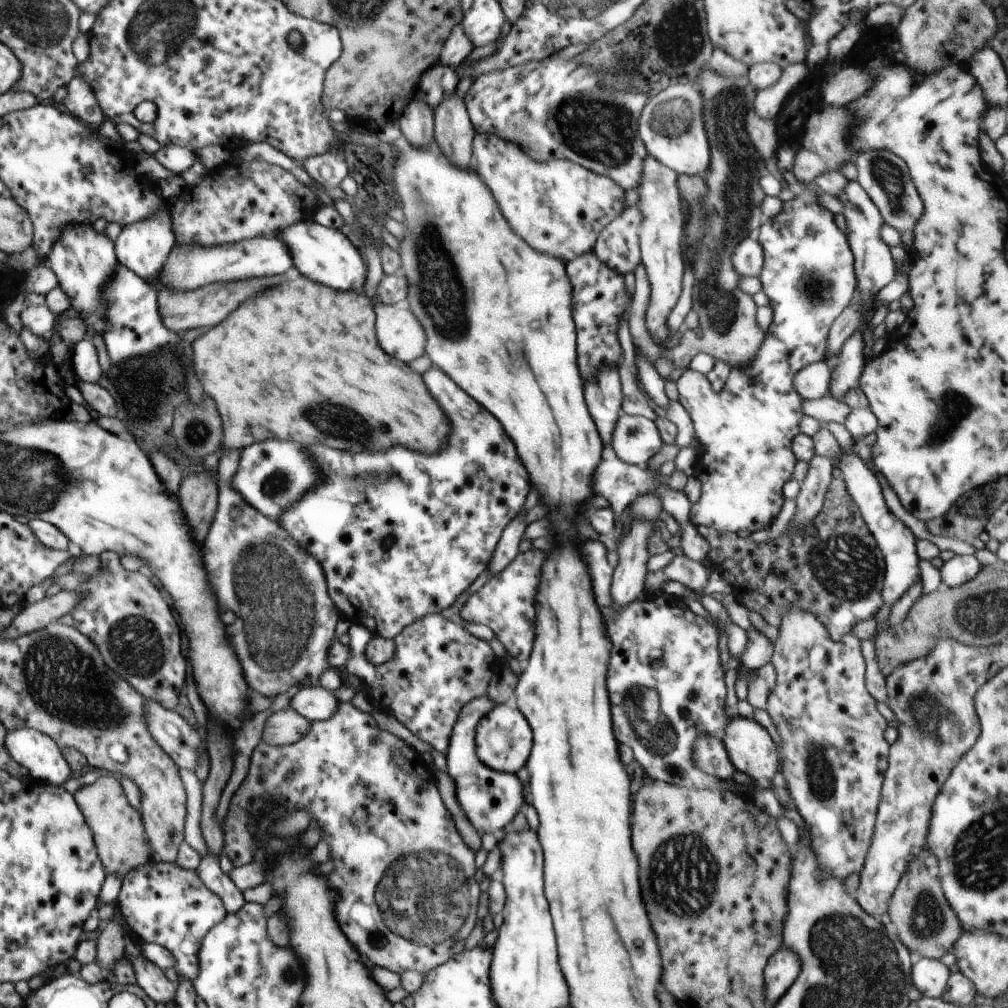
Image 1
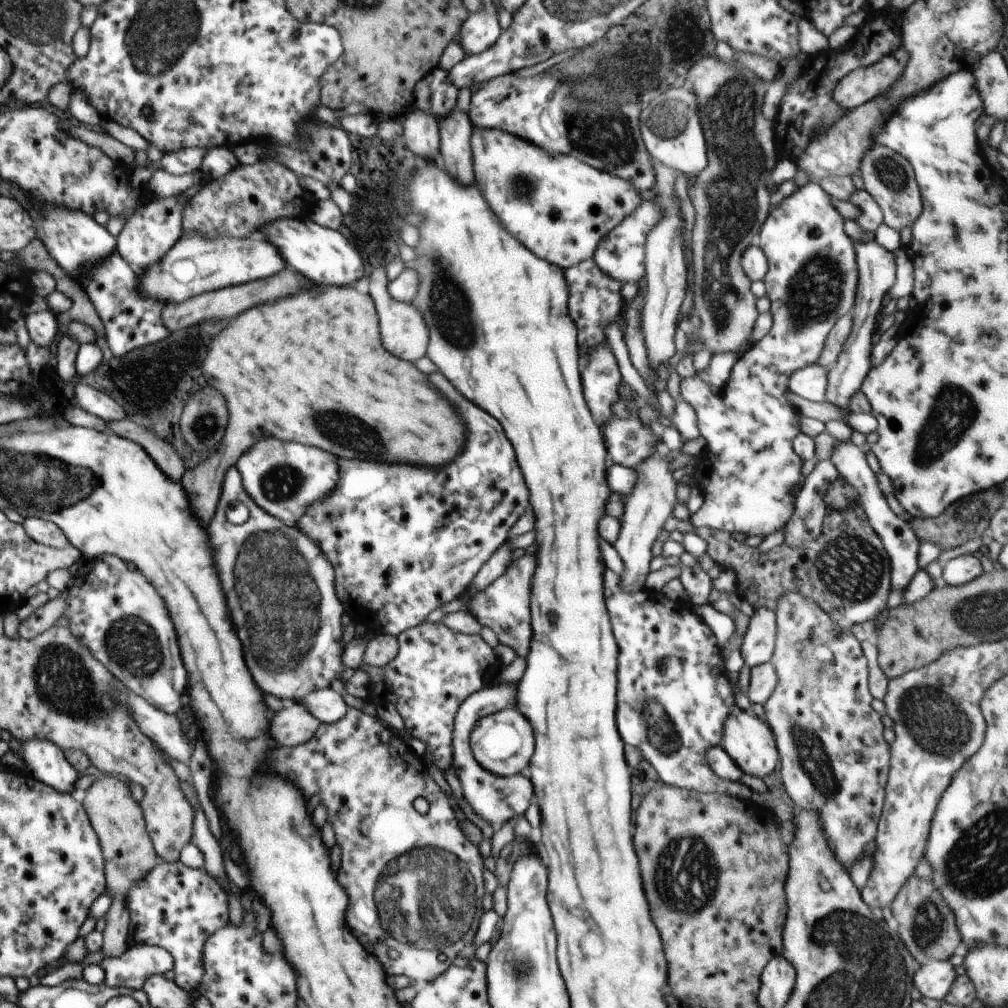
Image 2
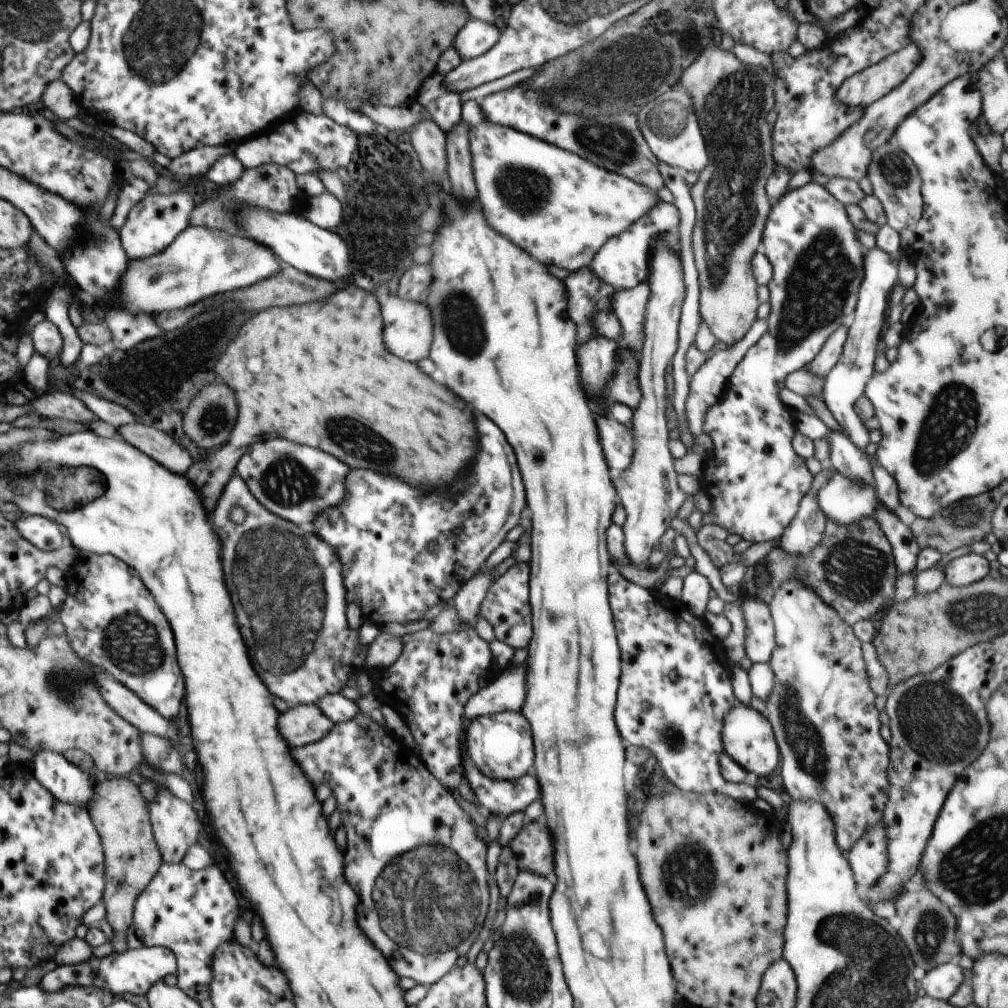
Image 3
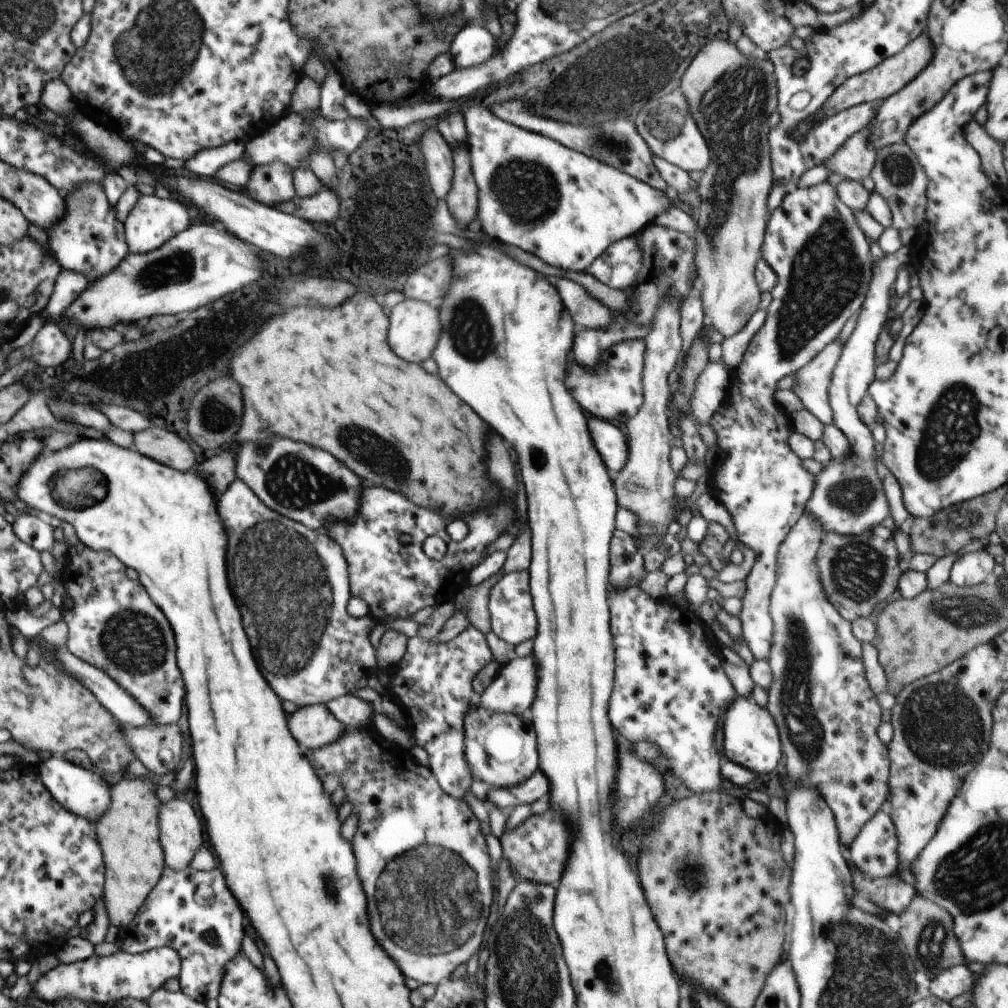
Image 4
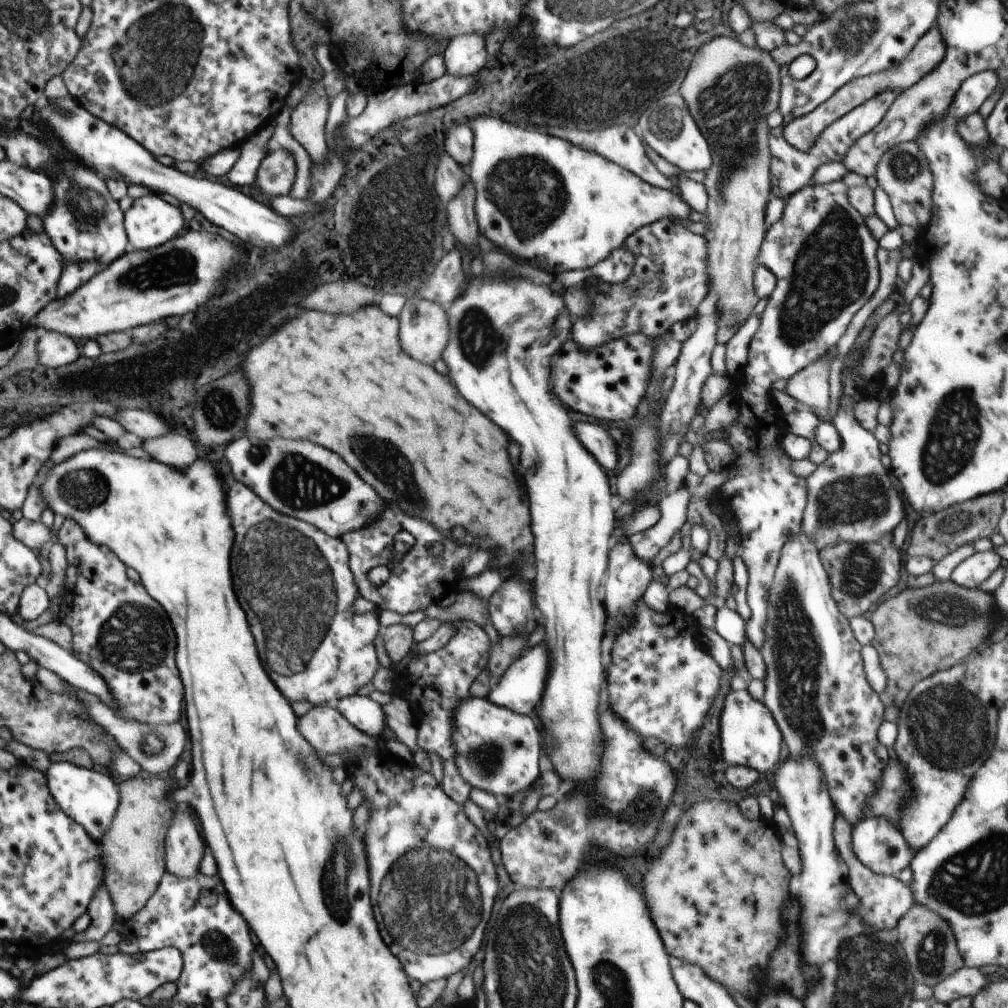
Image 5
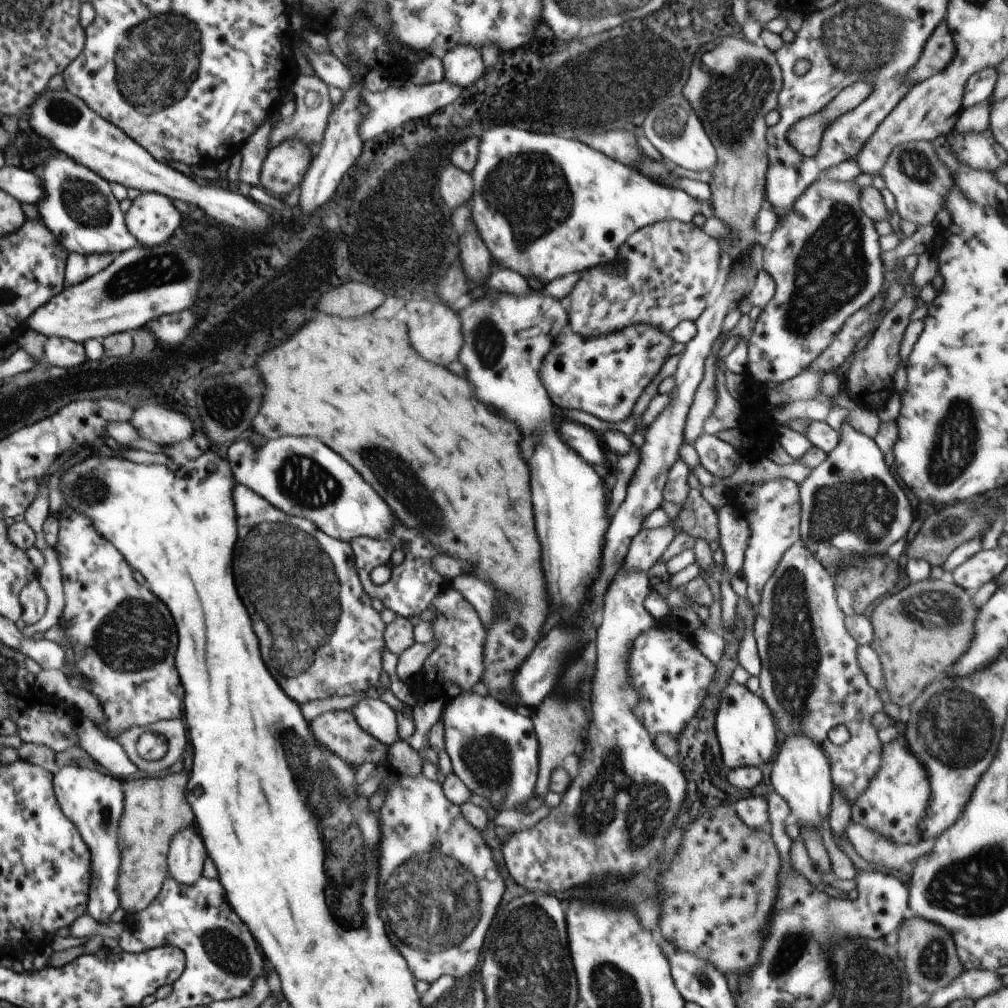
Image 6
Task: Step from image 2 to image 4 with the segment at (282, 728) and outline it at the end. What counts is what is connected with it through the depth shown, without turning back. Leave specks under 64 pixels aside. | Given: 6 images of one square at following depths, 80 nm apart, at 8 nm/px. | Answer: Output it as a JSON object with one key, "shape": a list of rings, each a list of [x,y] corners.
{"shape":[[[325,704],[300,707],[297,712],[290,714],[288,726],[298,744],[308,751],[336,742],[348,728]]]}

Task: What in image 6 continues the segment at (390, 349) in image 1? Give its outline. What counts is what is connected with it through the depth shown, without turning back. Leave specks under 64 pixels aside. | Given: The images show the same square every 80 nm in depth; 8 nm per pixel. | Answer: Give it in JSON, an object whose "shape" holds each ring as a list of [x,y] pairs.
{"shape":[[[428,300],[408,302],[406,310],[408,310],[408,336],[410,336],[416,352],[434,364],[448,366],[448,364],[456,362],[460,348],[464,344],[460,317],[454,314],[448,306],[442,306],[438,302],[428,302]]]}

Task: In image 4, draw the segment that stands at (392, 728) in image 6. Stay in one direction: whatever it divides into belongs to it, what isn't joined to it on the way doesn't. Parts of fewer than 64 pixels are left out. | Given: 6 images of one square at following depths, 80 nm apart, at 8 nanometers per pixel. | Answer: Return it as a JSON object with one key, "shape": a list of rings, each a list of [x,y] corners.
{"shape":[[[353,693],[332,699],[325,704],[328,710],[347,727],[364,727],[373,722],[376,708],[371,702],[356,697]]]}

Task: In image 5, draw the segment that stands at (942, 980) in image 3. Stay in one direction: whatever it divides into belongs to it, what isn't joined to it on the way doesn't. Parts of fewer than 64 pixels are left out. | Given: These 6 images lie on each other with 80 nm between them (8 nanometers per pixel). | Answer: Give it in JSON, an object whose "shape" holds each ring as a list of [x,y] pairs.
{"shape":[[[962,967],[951,974],[945,981],[933,988],[933,997],[942,1004],[962,997],[974,998],[981,990],[989,985],[989,979],[984,972],[976,967]]]}

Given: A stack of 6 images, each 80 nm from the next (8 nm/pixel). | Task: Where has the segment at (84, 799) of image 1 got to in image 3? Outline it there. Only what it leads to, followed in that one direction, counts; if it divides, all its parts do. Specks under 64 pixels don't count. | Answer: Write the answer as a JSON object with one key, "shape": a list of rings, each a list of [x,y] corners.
{"shape":[[[126,776],[106,777],[101,783],[96,784],[95,789],[95,796],[87,807],[87,811],[99,832],[105,856],[105,891],[102,902],[105,908],[105,918],[113,928],[114,938],[110,942],[114,951],[122,952],[127,948],[125,931],[133,923],[137,896],[140,896],[140,893],[156,876],[163,863],[163,856],[153,835],[148,808],[149,802],[142,796],[138,785],[127,779]]]}

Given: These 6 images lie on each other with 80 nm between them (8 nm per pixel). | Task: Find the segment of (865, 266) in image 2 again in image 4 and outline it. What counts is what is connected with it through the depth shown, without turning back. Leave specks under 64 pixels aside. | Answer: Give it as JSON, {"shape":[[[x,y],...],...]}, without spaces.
{"shape":[[[904,250],[888,254],[878,264],[873,262],[873,277],[871,278],[864,304],[859,310],[860,316],[856,327],[847,344],[842,349],[840,358],[831,376],[829,403],[833,410],[833,425],[839,428],[848,439],[851,446],[851,455],[842,460],[830,459],[815,476],[812,496],[810,496],[810,500],[807,502],[806,509],[821,524],[825,534],[836,533],[842,536],[854,536],[868,532],[879,525],[884,526],[890,524],[890,506],[888,505],[888,501],[886,501],[886,495],[884,495],[882,480],[878,477],[879,473],[876,471],[875,440],[872,436],[871,429],[860,420],[860,416],[857,413],[857,406],[864,396],[866,396],[869,384],[875,379],[875,342],[880,331],[886,326],[884,323],[888,320],[886,314],[890,312],[890,288],[892,288],[892,284],[897,279],[897,270],[906,265],[908,260],[910,260],[910,255],[908,250]]]}

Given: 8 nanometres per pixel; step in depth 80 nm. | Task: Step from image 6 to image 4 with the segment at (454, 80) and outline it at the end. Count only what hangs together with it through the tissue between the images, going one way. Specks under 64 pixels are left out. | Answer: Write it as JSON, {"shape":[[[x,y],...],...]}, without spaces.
{"shape":[[[470,22],[452,39],[449,55],[455,69],[467,69],[482,64],[496,52],[496,37],[486,26]]]}

